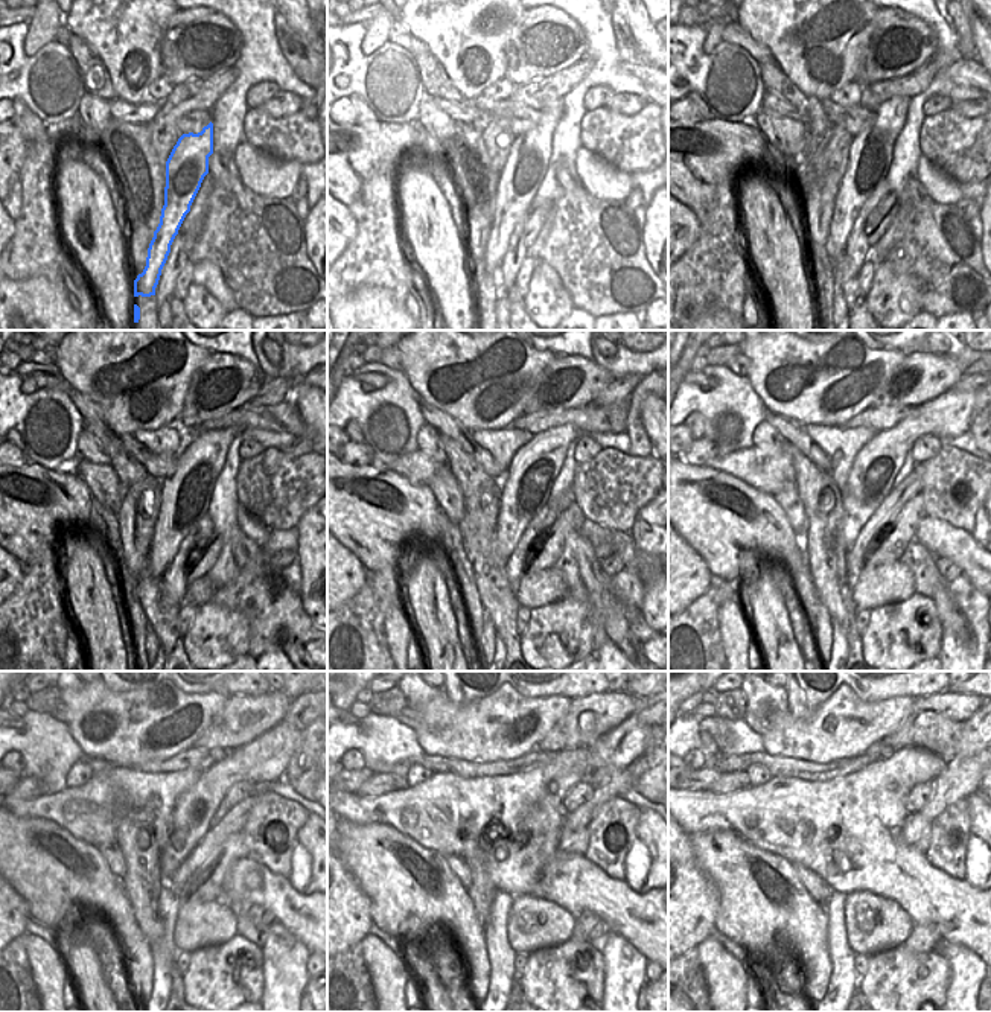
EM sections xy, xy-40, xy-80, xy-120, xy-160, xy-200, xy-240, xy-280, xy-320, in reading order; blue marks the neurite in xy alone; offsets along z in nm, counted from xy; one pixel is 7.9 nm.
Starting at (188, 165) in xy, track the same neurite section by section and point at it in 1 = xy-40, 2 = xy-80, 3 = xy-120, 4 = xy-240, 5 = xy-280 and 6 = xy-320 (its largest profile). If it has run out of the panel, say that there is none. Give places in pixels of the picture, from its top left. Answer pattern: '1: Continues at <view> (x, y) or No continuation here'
1: Continues at xy-40 (527, 163)
2: Continues at xy-80 (869, 157)
3: Continues at xy-120 (184, 499)
4: Continues at xy-240 (264, 760)
5: Continues at xy-280 (614, 751)
6: Continues at xy-320 (978, 732)

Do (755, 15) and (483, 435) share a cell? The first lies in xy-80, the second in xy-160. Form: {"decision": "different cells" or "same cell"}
{"decision": "different cells"}

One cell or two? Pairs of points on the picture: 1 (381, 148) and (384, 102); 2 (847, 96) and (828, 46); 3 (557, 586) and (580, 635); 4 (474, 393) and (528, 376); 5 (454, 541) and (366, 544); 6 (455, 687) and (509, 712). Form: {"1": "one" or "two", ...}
{"1": "two", "2": "two", "3": "two", "4": "one", "5": "one", "6": "two"}

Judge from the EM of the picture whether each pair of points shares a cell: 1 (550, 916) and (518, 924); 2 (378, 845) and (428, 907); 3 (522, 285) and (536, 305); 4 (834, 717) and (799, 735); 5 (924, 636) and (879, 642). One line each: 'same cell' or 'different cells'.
1: same cell
2: same cell
3: different cells
4: same cell
5: same cell

